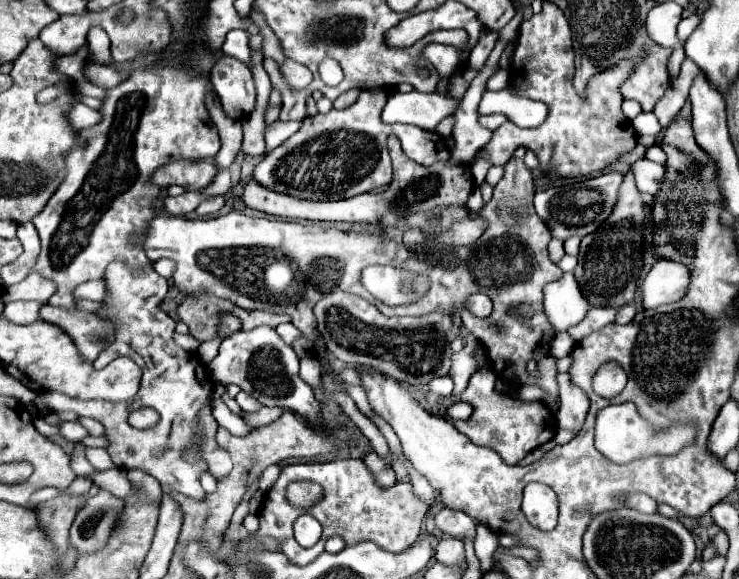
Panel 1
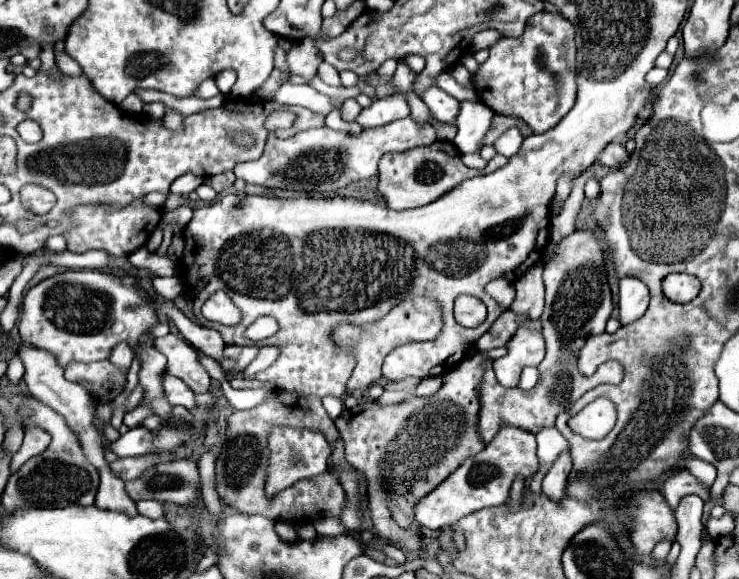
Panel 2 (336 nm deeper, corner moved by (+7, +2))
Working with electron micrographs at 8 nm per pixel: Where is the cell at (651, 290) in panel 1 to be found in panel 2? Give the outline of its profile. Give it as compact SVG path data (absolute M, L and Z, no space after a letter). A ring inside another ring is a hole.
M624 277L620 279L620 301L618 301L618 309L620 309L620 323L628 325L634 323L636 319L640 319L646 309L648 309L648 287L636 279L636 277Z

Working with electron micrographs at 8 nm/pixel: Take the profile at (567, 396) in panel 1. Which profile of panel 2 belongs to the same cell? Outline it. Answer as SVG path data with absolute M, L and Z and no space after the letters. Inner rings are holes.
M562 453L542 481L542 491L544 491L544 495L548 495L548 499L552 499L552 501L564 499L566 481L568 481L570 471L572 471L572 455Z

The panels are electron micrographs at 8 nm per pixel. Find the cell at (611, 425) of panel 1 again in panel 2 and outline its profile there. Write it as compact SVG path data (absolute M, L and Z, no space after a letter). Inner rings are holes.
M596 399L588 407L584 407L578 415L574 415L568 425L574 433L588 439L606 437L616 423L616 407L608 399Z

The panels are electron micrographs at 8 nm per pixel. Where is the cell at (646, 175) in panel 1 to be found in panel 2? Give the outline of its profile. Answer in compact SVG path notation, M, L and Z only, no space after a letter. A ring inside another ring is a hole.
M608 143L604 147L604 151L600 153L600 163L608 165L612 169L622 167L622 163L626 163L626 161L628 161L628 151L620 143Z

